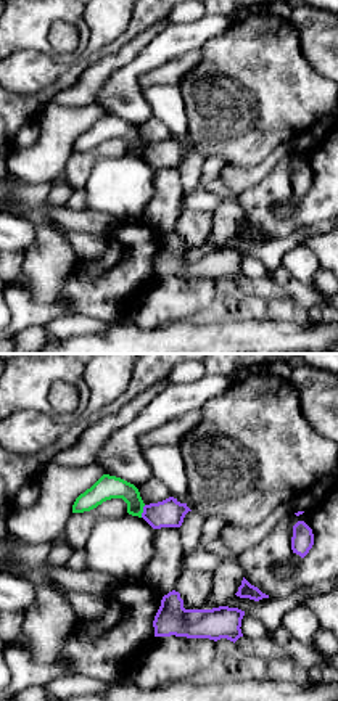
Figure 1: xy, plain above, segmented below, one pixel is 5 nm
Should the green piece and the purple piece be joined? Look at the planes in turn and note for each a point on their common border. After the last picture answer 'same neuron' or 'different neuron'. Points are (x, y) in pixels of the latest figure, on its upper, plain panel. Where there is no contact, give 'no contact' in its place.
meets green at (142, 151)

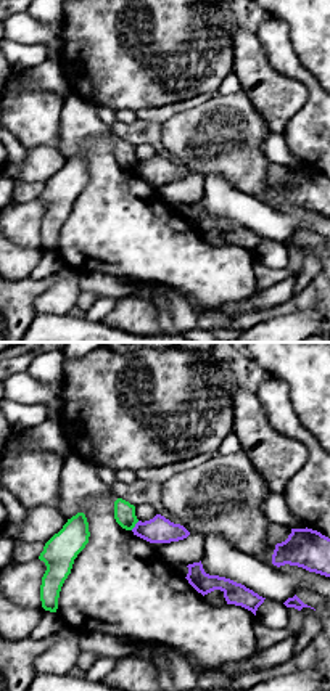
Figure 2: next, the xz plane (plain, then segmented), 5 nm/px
meets green at (134, 166)

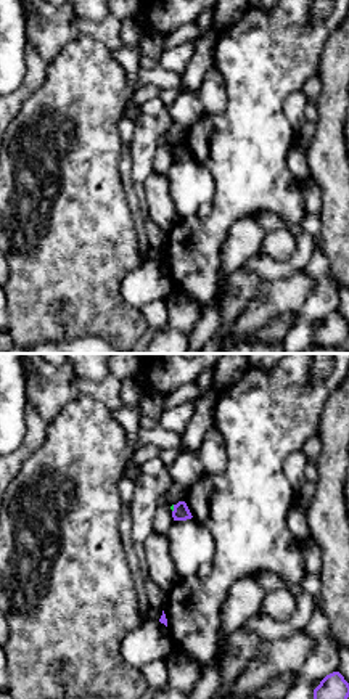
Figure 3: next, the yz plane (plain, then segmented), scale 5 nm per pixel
meets green at (172, 148)

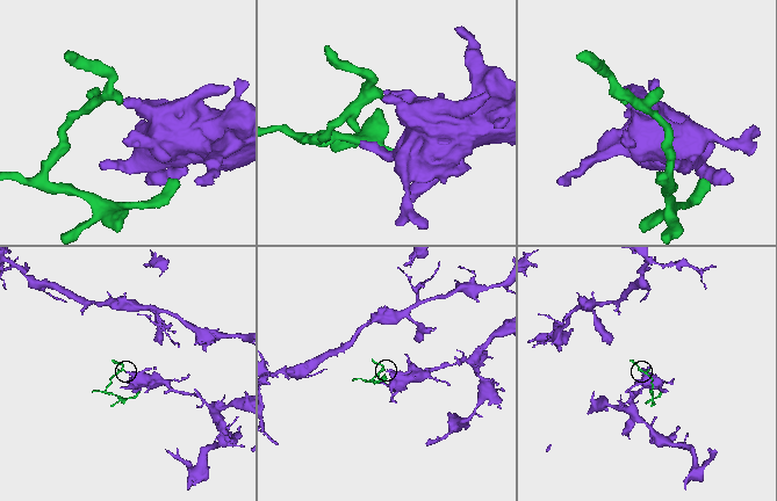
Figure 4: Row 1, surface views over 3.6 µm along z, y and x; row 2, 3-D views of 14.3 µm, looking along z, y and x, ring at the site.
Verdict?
different neuron

